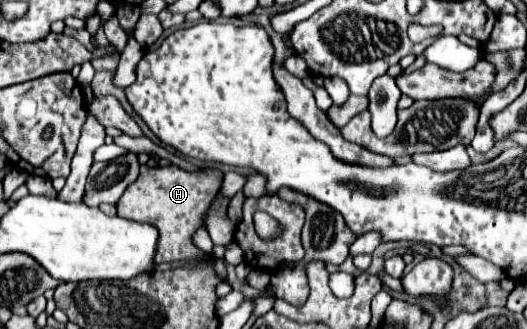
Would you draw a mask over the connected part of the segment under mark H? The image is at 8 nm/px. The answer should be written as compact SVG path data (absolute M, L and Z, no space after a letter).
M175 164L163 168L141 166L139 178L119 198L117 214L121 218L149 222L157 226L159 230L157 256L155 256L157 264L177 262L177 260L197 260L207 254L193 244L193 234L201 228L201 218L205 218L205 210L209 208L209 202L213 202L221 184L223 184L223 172L217 168L187 172Z

